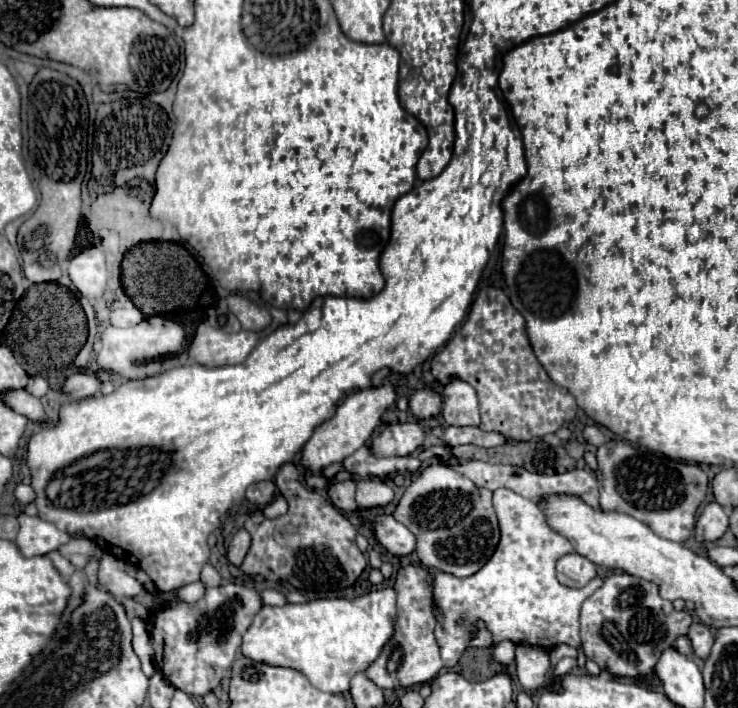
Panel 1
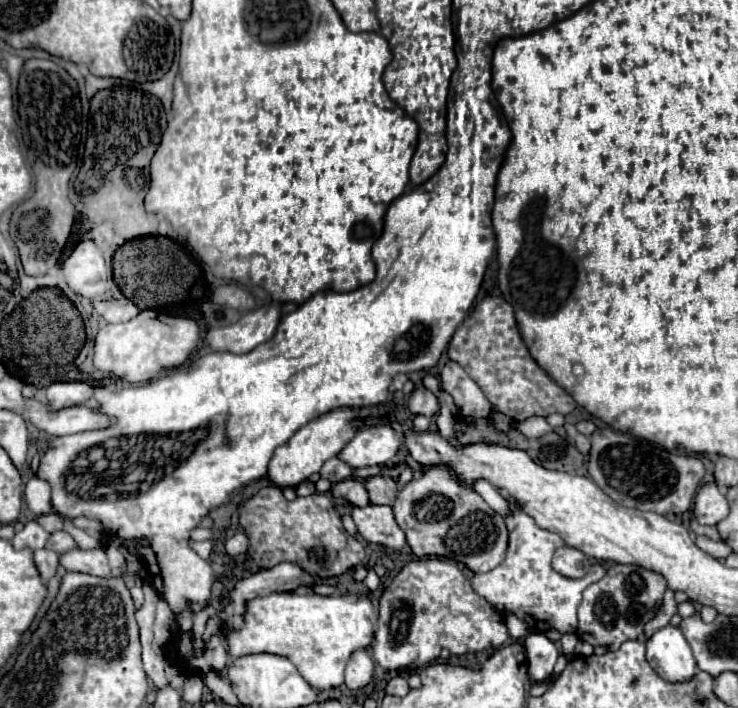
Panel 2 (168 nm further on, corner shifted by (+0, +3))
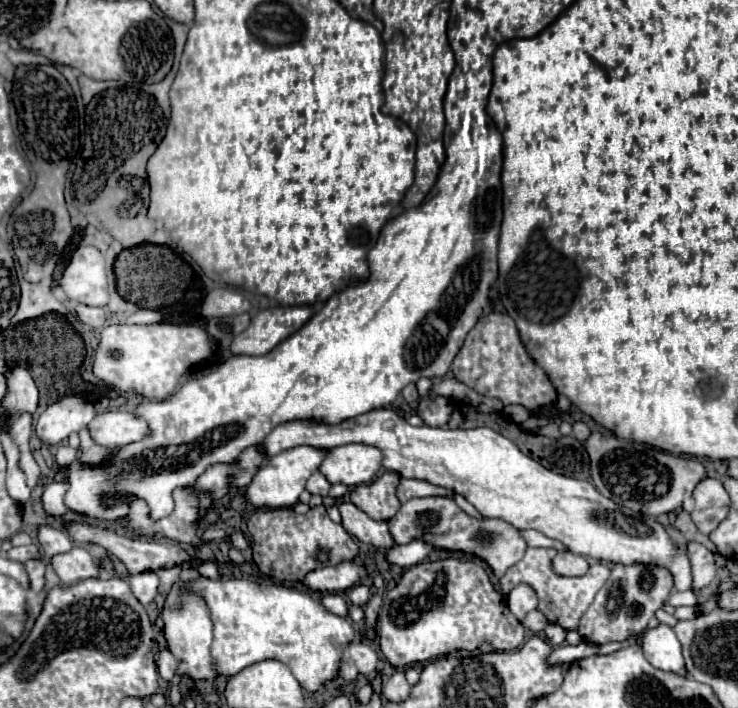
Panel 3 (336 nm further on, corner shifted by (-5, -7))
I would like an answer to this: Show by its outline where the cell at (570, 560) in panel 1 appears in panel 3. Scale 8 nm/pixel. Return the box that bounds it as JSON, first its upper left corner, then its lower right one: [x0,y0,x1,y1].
[552,551,590,577]

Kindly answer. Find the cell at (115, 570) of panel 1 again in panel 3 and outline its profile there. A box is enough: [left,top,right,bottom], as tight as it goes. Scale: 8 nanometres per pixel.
[52,547,100,585]

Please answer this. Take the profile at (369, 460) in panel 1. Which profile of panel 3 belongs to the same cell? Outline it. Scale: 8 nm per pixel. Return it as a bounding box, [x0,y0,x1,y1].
[306,473,332,497]

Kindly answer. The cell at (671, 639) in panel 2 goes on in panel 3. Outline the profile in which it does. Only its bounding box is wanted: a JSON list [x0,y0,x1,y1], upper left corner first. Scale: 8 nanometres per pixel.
[642,625,686,675]

